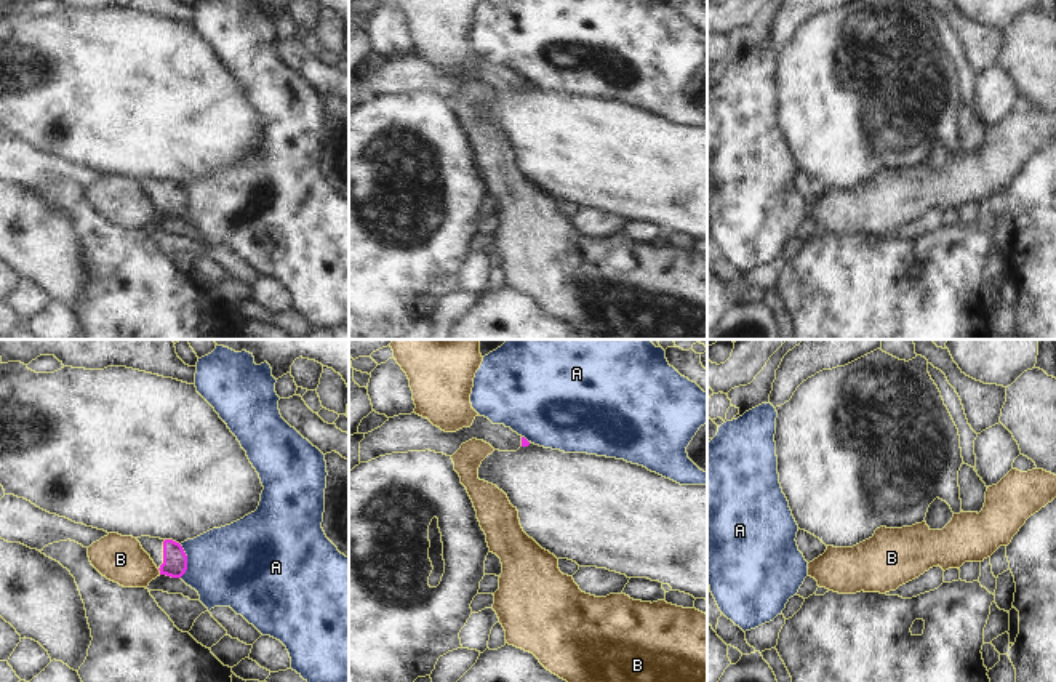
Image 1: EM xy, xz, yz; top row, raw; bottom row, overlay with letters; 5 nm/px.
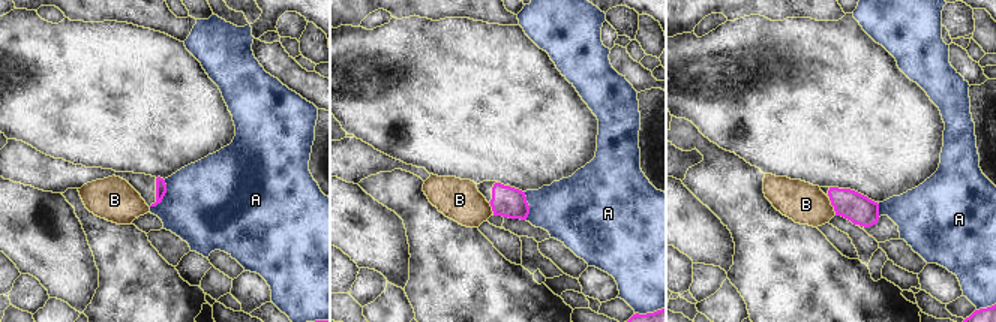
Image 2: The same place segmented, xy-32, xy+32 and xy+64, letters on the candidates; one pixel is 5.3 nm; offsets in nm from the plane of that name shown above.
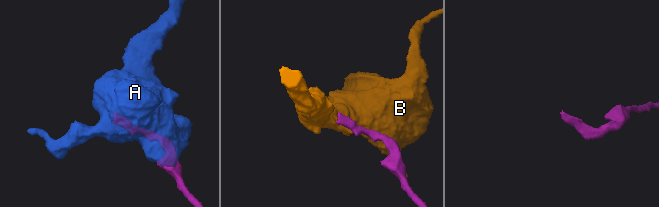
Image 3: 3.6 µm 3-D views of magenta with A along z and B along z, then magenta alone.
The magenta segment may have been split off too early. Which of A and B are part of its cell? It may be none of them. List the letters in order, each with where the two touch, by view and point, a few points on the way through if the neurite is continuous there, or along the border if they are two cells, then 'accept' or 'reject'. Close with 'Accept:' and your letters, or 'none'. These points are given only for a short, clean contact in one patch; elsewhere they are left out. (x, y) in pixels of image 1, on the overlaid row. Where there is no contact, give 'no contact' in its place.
A: contact xy (186, 561); reject
B: contact xy (160, 572); border xy (157, 569), (160, 573); reject
Accept: none

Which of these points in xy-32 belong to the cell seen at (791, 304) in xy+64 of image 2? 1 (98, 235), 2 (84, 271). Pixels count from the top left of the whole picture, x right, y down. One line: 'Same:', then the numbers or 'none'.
Same: 1

